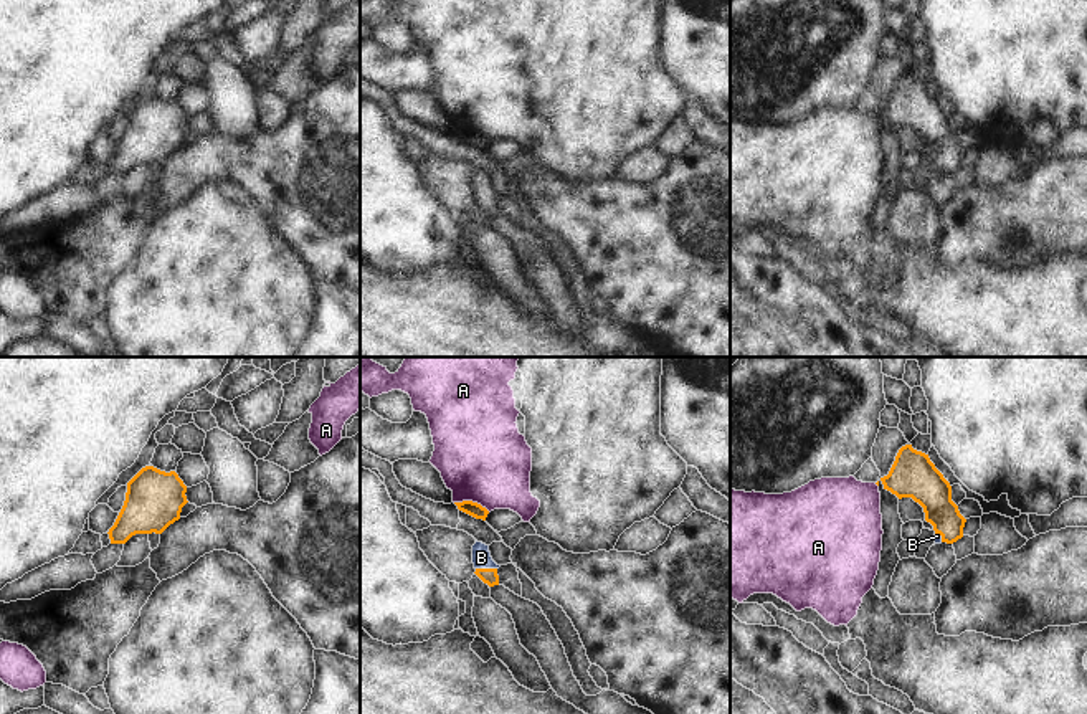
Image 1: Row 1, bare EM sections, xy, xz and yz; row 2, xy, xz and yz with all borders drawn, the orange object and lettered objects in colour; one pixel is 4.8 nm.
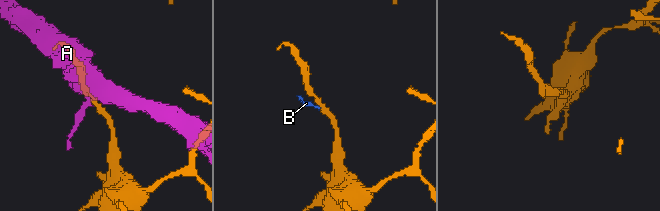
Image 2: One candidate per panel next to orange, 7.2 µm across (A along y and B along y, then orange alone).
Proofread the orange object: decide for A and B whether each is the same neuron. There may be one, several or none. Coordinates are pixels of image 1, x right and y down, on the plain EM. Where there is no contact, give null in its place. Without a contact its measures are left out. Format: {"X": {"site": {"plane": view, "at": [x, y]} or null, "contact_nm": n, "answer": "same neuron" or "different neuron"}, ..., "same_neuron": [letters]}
{"A": {"site": {"plane": "xz", "at": [471, 131]}, "contact_nm": 180, "answer": "different neuron"}, "B": {"site": {"plane": "xz", "at": [486, 199]}, "contact_nm": 100, "answer": "same neuron"}, "same_neuron": ["B"]}

